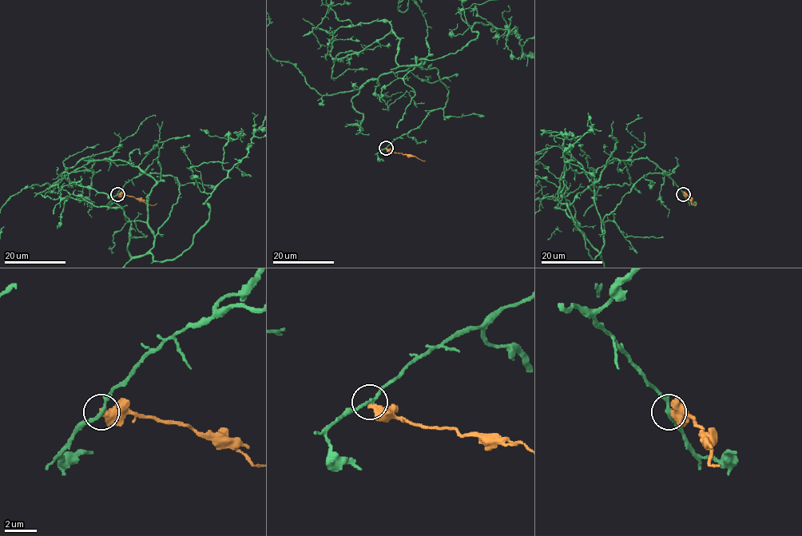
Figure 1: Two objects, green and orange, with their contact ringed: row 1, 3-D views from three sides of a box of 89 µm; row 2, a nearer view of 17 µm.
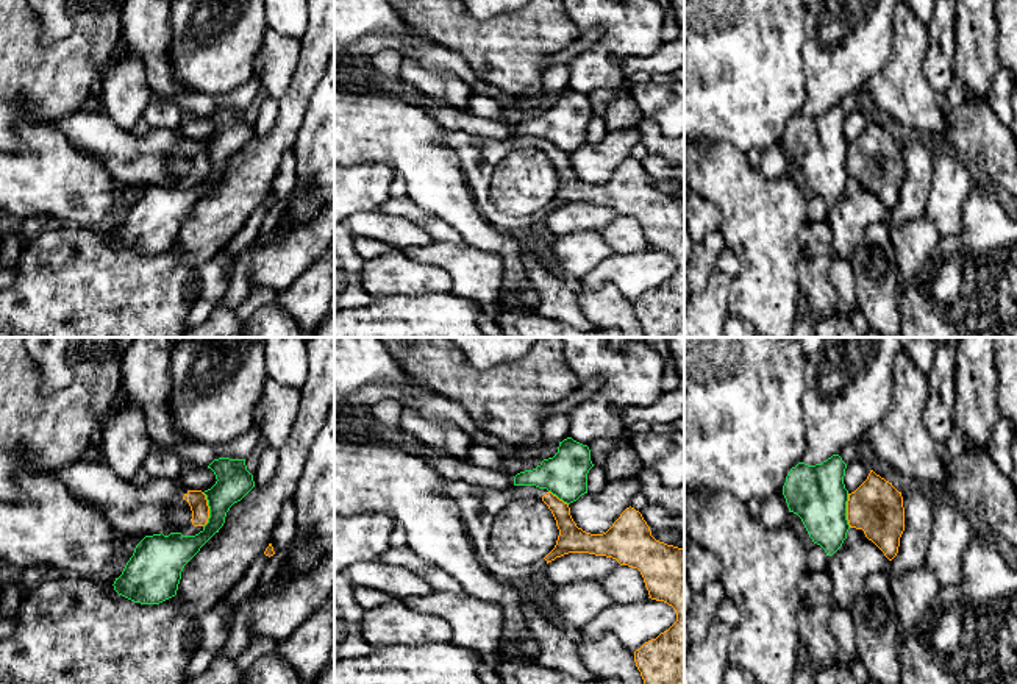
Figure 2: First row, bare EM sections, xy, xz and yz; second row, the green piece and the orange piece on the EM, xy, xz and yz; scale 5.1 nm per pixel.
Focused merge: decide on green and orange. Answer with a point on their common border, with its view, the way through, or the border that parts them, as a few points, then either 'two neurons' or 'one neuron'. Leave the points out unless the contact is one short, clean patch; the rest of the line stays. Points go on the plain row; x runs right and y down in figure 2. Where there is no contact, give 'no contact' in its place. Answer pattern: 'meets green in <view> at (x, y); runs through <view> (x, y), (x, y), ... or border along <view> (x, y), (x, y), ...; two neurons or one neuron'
meets green in xy at (210, 160); border along xy (202, 142), (208, 156), (208, 172), (203, 177); two neurons

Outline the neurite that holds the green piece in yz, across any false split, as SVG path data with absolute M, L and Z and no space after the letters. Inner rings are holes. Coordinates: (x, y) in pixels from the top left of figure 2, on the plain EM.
M833 105L822 114L798 112L786 126L783 145L789 162L797 164L814 194L833 206L847 189L847 114Z

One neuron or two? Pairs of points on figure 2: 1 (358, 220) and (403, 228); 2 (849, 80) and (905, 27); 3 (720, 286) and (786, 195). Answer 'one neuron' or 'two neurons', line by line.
1: one neuron
2: two neurons
3: two neurons

